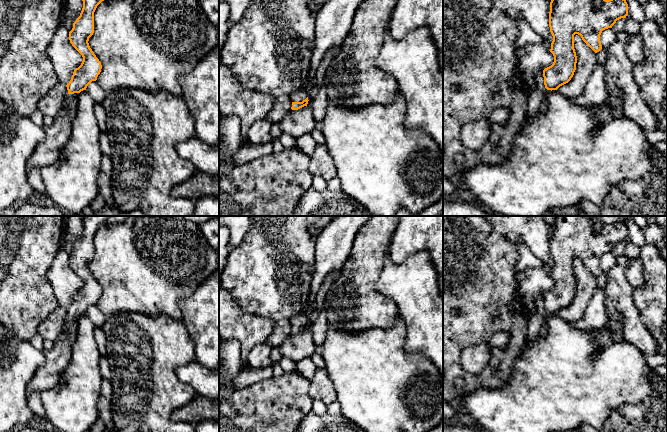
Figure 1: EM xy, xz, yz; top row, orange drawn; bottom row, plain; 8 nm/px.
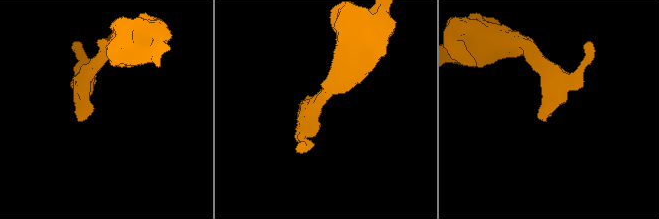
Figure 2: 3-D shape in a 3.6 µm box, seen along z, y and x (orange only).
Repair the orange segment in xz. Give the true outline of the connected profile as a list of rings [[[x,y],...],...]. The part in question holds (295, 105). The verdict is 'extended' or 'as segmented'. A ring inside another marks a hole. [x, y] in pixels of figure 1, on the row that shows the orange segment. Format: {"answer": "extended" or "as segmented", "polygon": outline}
{"answer": "extended", "polygon": [[[303,89],[293,93],[290,96],[290,99],[292,101],[292,107],[291,107],[292,110],[298,110],[304,106],[307,106],[309,101],[307,93]]]}

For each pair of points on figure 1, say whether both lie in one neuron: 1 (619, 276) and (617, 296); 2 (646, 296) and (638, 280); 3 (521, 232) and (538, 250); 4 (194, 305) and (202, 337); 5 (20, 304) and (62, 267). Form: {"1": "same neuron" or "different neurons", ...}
{"1": "same neuron", "2": "different neurons", "3": "same neuron", "4": "same neuron", "5": "different neurons"}

